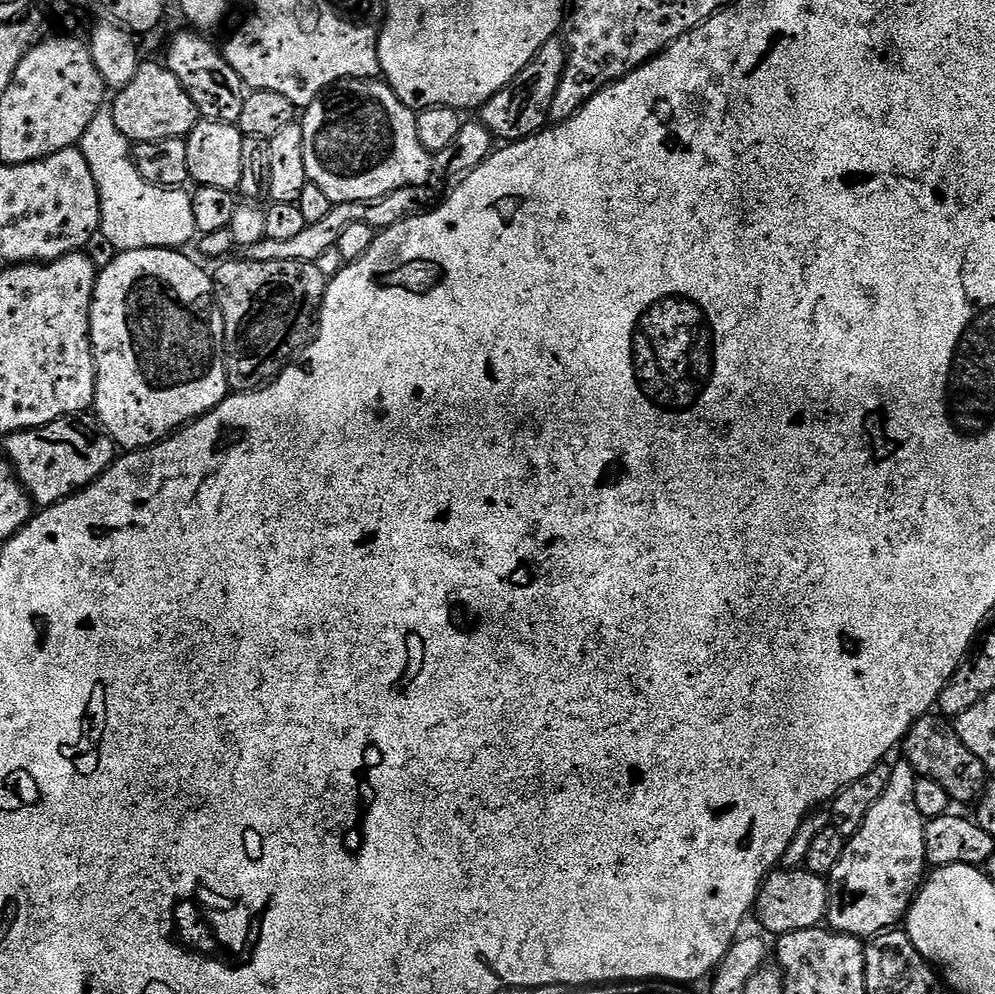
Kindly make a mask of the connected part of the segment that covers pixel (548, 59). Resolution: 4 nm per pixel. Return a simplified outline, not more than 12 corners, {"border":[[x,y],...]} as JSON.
{"border":[[545,42],[507,88],[478,109],[500,142],[549,127],[568,61]]}

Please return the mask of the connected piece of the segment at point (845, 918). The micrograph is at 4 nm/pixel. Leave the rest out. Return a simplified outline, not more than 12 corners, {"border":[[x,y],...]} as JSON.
{"border":[[892,764],[826,878],[833,932],[875,938],[925,879],[916,772]]}

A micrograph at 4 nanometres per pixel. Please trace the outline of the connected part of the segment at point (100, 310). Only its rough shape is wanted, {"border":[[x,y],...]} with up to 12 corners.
{"border":[[180,250],[99,269],[94,415],[149,448],[230,394],[214,280]]}

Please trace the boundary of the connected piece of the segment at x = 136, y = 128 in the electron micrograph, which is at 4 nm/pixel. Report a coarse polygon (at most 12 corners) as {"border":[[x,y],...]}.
{"border":[[141,63],[110,104],[129,142],[186,138],[190,94],[163,63]]}

